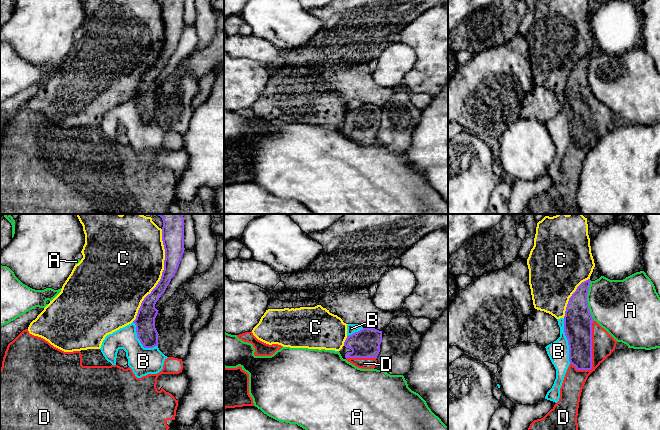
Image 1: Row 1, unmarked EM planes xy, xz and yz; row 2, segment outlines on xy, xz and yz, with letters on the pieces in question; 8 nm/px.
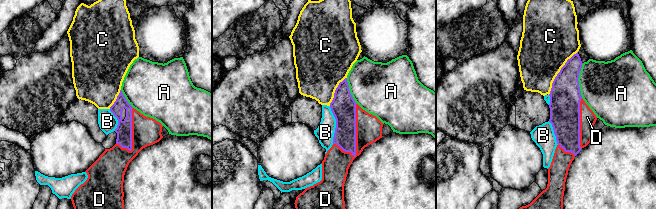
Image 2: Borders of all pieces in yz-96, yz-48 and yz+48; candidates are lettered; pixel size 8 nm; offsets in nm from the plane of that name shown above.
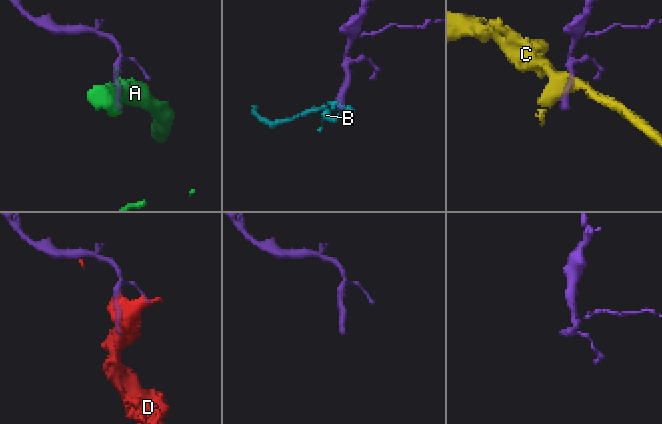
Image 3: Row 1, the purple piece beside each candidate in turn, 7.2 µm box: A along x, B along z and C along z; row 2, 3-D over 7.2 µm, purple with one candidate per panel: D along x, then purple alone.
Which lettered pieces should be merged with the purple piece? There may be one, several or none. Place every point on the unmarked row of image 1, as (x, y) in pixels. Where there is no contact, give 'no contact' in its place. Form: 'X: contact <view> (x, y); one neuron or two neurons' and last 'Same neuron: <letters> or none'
A: contact yz (586, 77); two neurons
B: contact yz (567, 115); two neurons
C: contact xy (162, 51); two neurons
D: contact yz (591, 127); one neuron
Same neuron: D

